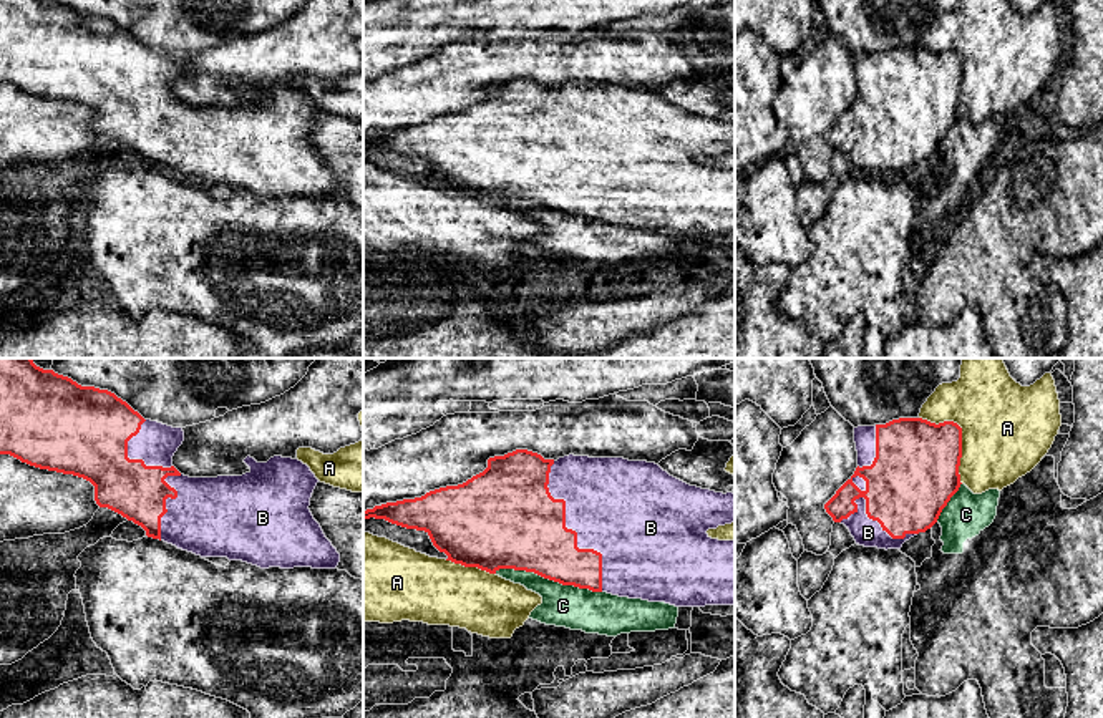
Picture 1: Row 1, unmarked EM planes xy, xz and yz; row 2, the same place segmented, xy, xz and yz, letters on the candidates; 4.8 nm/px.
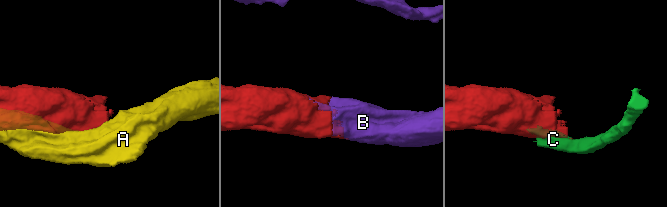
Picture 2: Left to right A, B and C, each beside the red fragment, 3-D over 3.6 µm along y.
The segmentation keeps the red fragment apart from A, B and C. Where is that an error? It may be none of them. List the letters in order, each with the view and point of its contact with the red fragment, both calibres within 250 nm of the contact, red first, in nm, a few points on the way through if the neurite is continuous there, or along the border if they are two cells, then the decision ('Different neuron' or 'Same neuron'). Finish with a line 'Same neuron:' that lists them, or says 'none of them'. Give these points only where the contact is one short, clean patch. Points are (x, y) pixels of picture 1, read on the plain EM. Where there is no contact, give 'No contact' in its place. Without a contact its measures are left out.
A: Touches red at yz (961, 63). Thickness 400 nm (red) against 440 nm. Different neuron
B: Touches red at xz (571, 158). Thickness 420 nm (red) against 460 nm. Same neuron
C: Touches red at xz (548, 206). Thickness 380 nm (red) against 200 nm. Different neuron
Same neuron: B

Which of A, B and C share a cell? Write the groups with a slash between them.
A / B / C

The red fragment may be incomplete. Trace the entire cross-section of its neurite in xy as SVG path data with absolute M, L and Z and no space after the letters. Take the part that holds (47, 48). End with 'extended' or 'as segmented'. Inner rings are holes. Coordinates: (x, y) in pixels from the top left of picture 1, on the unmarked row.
M0 0L0 83L90 109L100 136L108 136L141 154L148 166L201 186L227 186L260 197L335 197L338 194L340 182L309 138L318 108L307 93L282 85L257 91L247 85L244 91L250 99L242 104L189 106L172 95L172 85L182 70L182 56L144 48L108 18L81 15L55 0Z; extended

